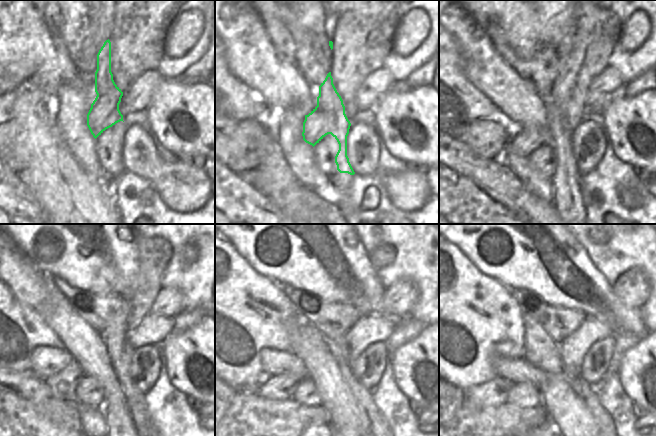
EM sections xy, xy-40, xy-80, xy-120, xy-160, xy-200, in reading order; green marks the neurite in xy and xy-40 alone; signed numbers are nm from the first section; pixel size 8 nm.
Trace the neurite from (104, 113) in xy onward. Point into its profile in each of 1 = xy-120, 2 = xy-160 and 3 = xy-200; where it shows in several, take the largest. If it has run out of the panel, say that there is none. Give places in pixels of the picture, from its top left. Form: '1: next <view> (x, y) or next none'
1: next xy-120 (62, 384)
2: next xy-160 (279, 387)
3: next xy-200 (495, 392)

